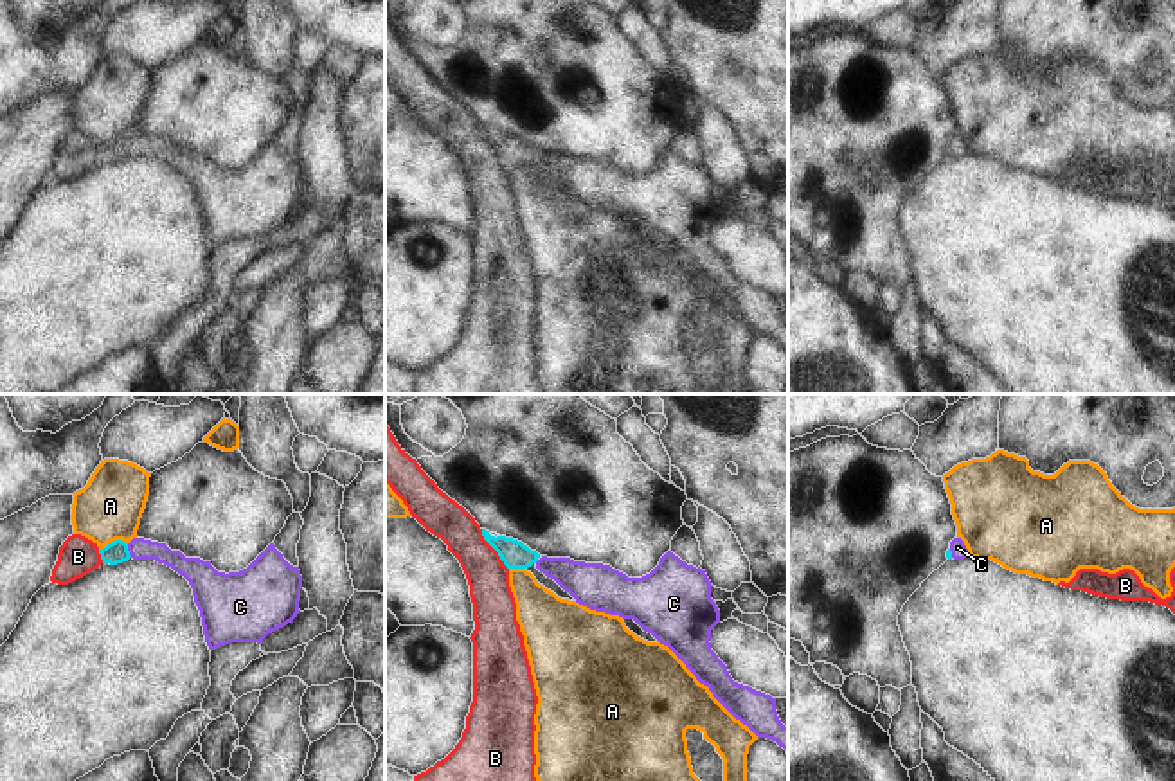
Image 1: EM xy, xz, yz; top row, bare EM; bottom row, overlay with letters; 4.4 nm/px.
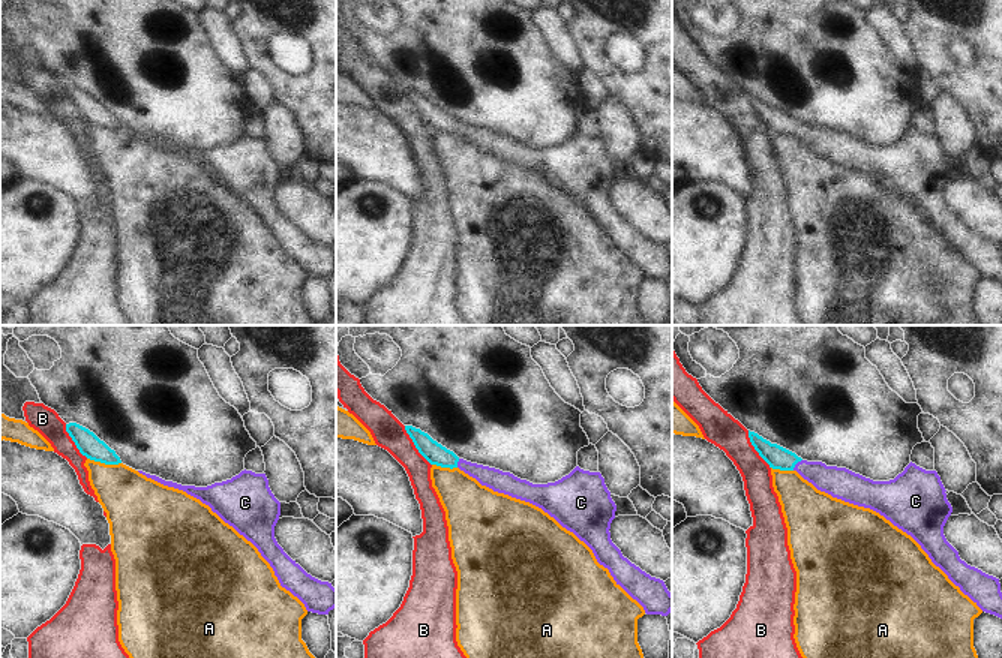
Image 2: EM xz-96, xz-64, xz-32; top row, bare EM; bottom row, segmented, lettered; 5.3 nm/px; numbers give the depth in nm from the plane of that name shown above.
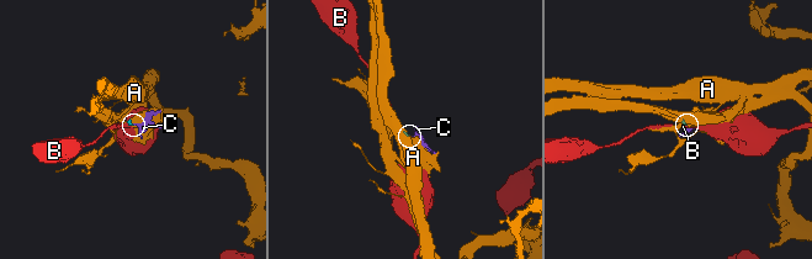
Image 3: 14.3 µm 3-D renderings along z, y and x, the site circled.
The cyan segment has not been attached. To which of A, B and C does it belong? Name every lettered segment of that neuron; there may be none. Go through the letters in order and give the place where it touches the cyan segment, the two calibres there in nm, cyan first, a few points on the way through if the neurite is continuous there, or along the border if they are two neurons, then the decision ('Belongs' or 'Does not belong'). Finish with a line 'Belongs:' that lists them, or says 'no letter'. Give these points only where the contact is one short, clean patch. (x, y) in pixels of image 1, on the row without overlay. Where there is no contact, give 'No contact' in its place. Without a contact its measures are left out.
A: Touches cyan at xy (112, 139). Thickness 100 nm (cyan) against 300 nm. Boundary: xy (126, 139), (114, 137), (99, 146). Does not belong
B: Touches cyan at xz (493, 144). Thickness 120 nm (cyan) against 190 nm. Boundary: xz (481, 126), (481, 132), (508, 166). Does not belong
C: Touches cyan at xy (128, 148). Thickness 100 nm (cyan) against 100 nm. Path across: xy (114, 150), (128, 148), (139, 146). Belongs
Belongs: C

